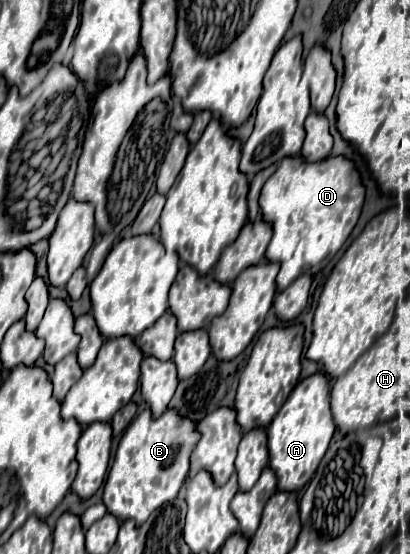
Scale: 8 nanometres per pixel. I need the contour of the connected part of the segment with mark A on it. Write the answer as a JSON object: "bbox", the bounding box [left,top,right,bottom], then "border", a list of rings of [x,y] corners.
{"bbox":[268,373,336,491],"border":[[[316,373],[296,385],[268,427],[270,469],[278,479],[278,491],[300,491],[310,483],[310,477],[314,477],[322,457],[326,455],[334,431],[336,425],[330,413],[330,381],[326,375]]]}

